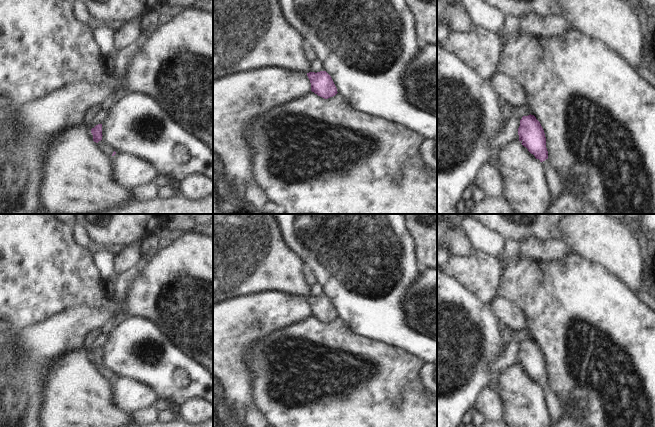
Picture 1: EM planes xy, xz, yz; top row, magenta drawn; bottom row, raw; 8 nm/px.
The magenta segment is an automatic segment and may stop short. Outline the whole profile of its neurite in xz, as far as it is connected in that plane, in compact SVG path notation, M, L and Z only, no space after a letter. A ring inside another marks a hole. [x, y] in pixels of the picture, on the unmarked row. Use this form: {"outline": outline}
{"outline": "M326 295L309 296L307 300L311 307L311 315L318 320L328 323L338 317L331 300Z"}

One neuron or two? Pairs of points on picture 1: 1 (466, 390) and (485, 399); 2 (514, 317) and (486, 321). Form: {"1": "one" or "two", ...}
{"1": "two", "2": "two"}

